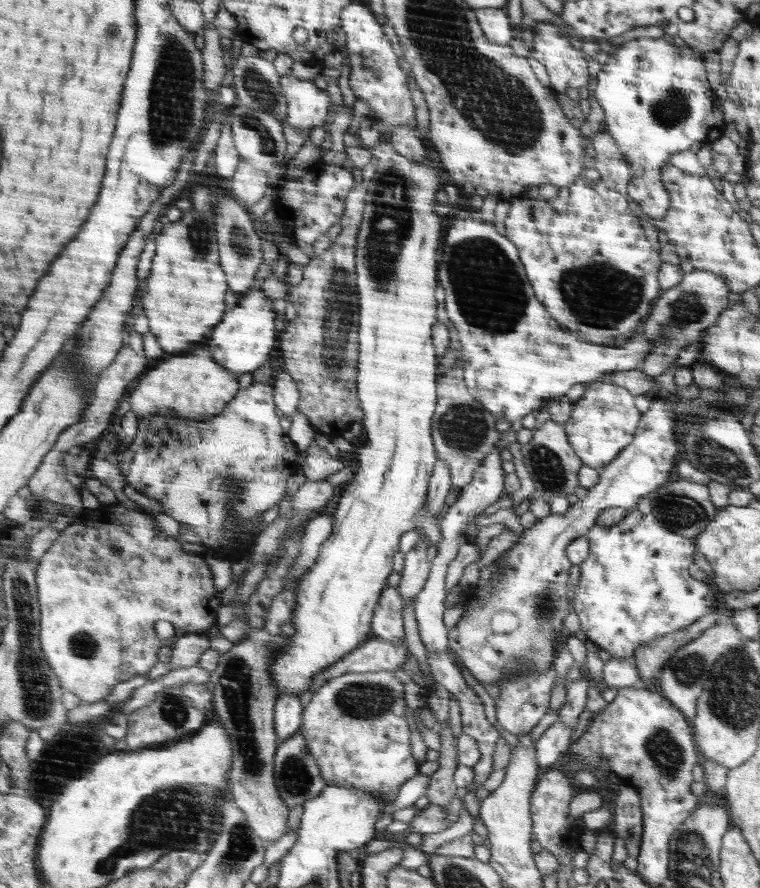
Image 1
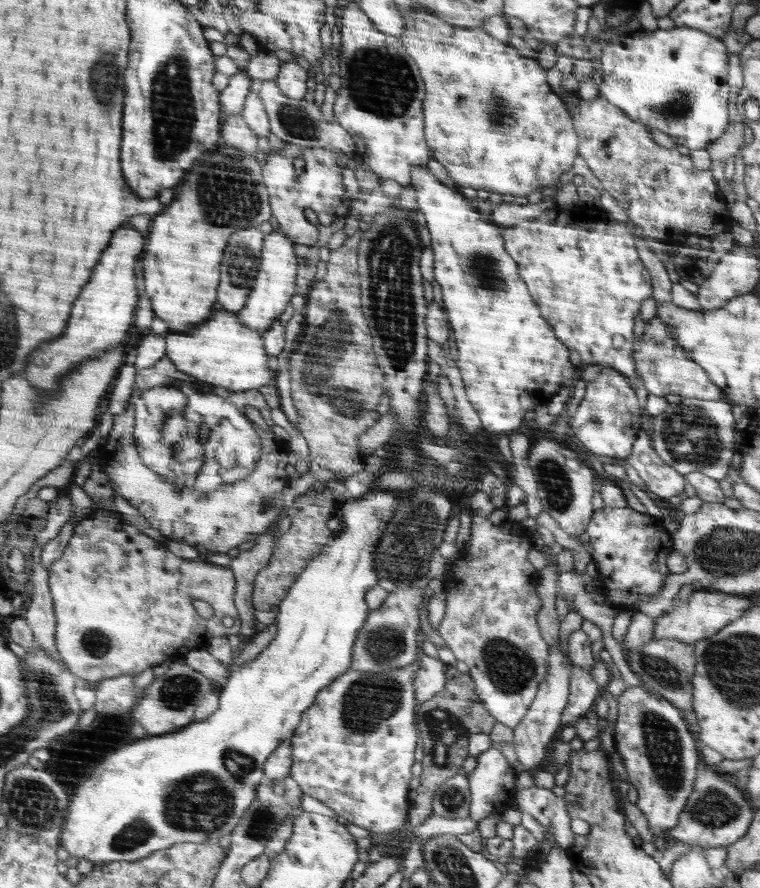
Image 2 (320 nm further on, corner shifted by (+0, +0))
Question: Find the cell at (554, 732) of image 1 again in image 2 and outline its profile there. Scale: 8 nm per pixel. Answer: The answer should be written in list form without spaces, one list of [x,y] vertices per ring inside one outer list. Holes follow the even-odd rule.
[[[572,664],[572,677],[569,680],[569,697],[563,710],[562,728],[570,726],[570,722],[578,722],[588,712],[595,708],[599,698],[600,687],[594,681],[590,671],[582,670],[577,664]]]

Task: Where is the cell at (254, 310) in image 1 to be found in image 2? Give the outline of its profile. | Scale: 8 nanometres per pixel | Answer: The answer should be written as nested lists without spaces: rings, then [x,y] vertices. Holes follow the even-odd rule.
[[[280,229],[268,234],[263,248],[263,268],[260,269],[259,277],[256,278],[255,289],[251,290],[247,298],[244,310],[240,310],[240,322],[256,332],[266,332],[275,324],[278,316],[284,312],[288,306],[290,298],[297,292],[296,275],[297,266],[296,255],[294,254],[295,242],[288,238]]]

